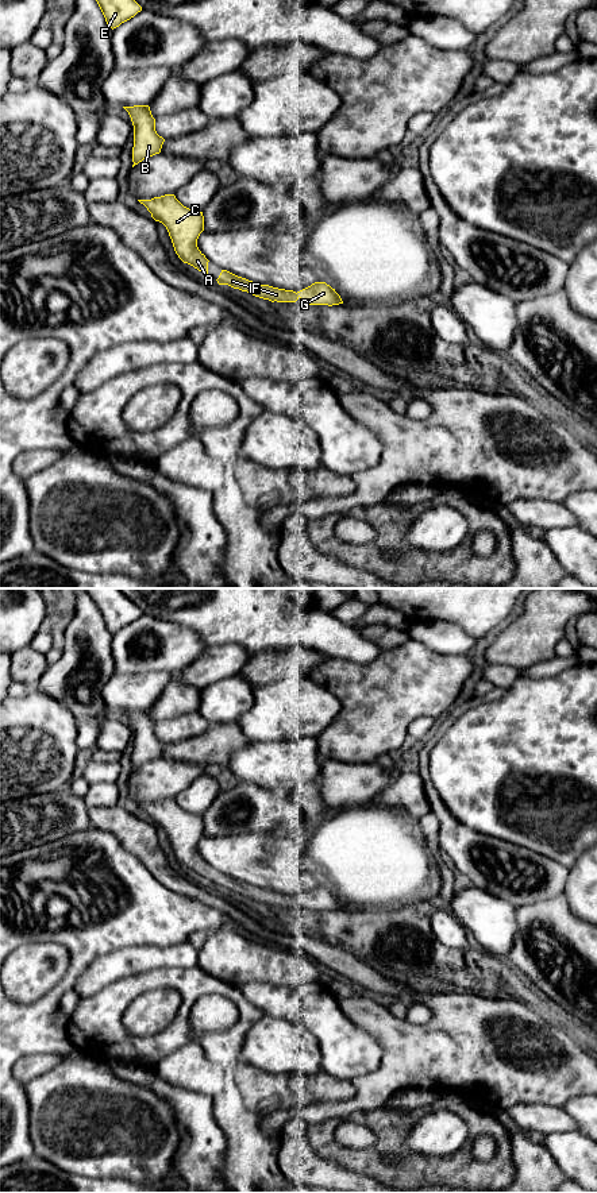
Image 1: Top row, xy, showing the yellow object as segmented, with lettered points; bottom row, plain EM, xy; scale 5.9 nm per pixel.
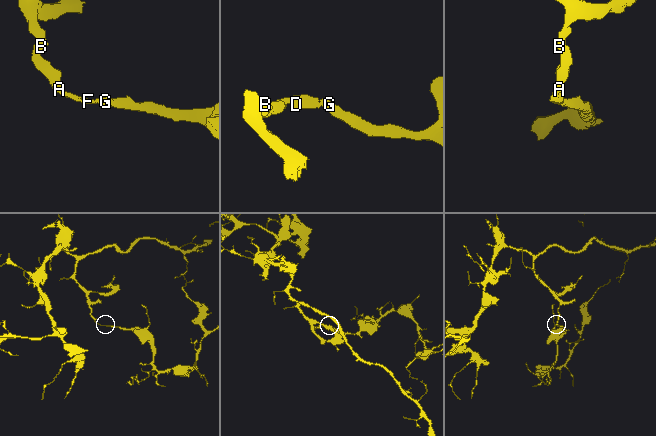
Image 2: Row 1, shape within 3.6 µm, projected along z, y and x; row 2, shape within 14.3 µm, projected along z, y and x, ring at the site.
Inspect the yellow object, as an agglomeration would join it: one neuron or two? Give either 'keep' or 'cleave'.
keep

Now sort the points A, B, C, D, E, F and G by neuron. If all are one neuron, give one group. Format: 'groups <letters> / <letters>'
groups A B C D E F G

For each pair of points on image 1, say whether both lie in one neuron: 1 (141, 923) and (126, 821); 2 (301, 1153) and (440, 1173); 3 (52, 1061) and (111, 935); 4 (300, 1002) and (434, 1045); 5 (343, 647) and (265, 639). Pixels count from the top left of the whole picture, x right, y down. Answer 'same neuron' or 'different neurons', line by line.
1: different neurons
2: different neurons
3: different neurons
4: different neurons
5: same neuron

